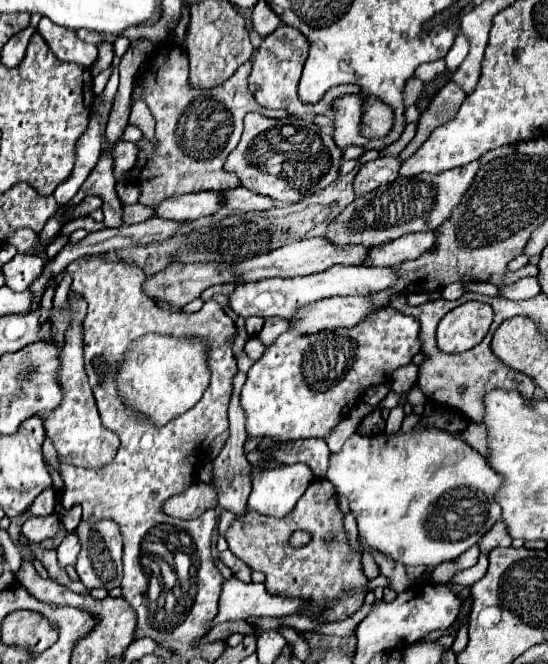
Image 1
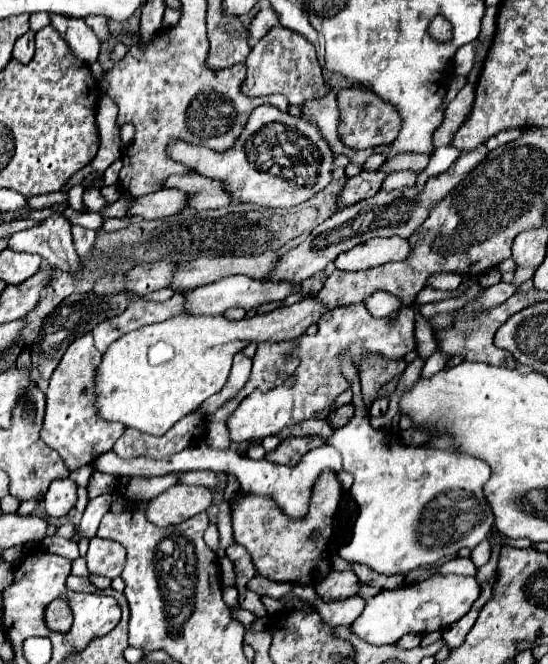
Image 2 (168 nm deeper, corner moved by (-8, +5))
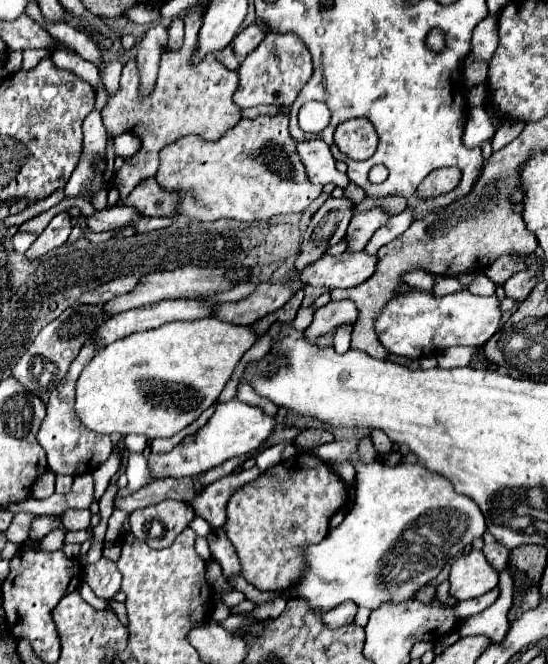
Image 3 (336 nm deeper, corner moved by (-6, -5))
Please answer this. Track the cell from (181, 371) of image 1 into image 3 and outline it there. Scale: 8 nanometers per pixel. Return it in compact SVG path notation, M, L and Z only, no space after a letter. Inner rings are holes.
M212 317L196 321L172 321L152 331L138 331L96 351L76 381L76 413L80 421L96 433L130 435L144 433L148 439L172 437L196 421L218 401L220 391L230 379L242 355L254 345L256 333L250 327L236 327Z

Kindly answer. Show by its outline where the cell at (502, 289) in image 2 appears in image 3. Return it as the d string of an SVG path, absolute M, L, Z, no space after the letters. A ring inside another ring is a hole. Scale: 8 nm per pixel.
M412 289L396 295L384 305L384 311L376 317L376 335L388 353L420 359L426 355L438 355L454 345L482 347L498 331L500 317L502 313L496 295L480 297L462 289L444 297L432 297L432 291Z

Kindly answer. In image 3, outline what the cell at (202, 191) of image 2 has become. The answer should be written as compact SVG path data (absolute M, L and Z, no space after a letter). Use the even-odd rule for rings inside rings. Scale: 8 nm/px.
M146 179L134 187L128 199L118 199L116 205L136 207L140 217L176 217L174 207L178 203L178 195L164 191L156 179Z

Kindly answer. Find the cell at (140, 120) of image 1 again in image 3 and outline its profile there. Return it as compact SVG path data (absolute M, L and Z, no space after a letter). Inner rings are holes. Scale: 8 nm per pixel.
M126 132L114 139L116 156L128 158L133 156L141 147L140 139L133 133Z

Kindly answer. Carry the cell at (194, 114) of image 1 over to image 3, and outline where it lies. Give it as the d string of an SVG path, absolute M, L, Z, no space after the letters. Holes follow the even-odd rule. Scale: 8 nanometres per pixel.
M192 9L184 17L184 23L186 23L184 45L176 53L174 51L162 53L160 73L158 73L158 81L152 95L146 99L138 97L138 67L136 67L136 61L132 59L124 65L118 93L110 95L108 105L102 111L104 127L112 135L130 131L138 135L142 141L140 151L134 157L126 159L114 177L114 183L120 189L120 197L126 197L140 181L148 177L156 177L160 147L168 147L176 139L186 135L202 135L208 141L216 141L242 119L240 107L236 107L232 101L232 95L238 87L238 75L222 67L214 55L208 55L198 65L190 65L190 57L196 51L198 31L202 25L200 11Z

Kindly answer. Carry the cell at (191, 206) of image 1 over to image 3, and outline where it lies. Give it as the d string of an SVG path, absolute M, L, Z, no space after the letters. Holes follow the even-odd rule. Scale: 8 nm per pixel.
M106 207L86 217L86 225L94 233L100 233L100 231L112 231L112 229L126 227L128 223L134 223L136 219L138 219L138 211L132 207Z

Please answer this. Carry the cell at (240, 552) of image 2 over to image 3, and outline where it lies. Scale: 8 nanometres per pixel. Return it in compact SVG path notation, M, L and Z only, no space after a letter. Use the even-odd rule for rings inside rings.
M214 529L208 537L208 543L210 543L210 553L212 553L212 559L216 559L220 565L222 565L222 571L226 577L230 575L241 575L241 564L238 561L238 555L236 555L236 549L234 545L230 543L228 535L224 529Z

